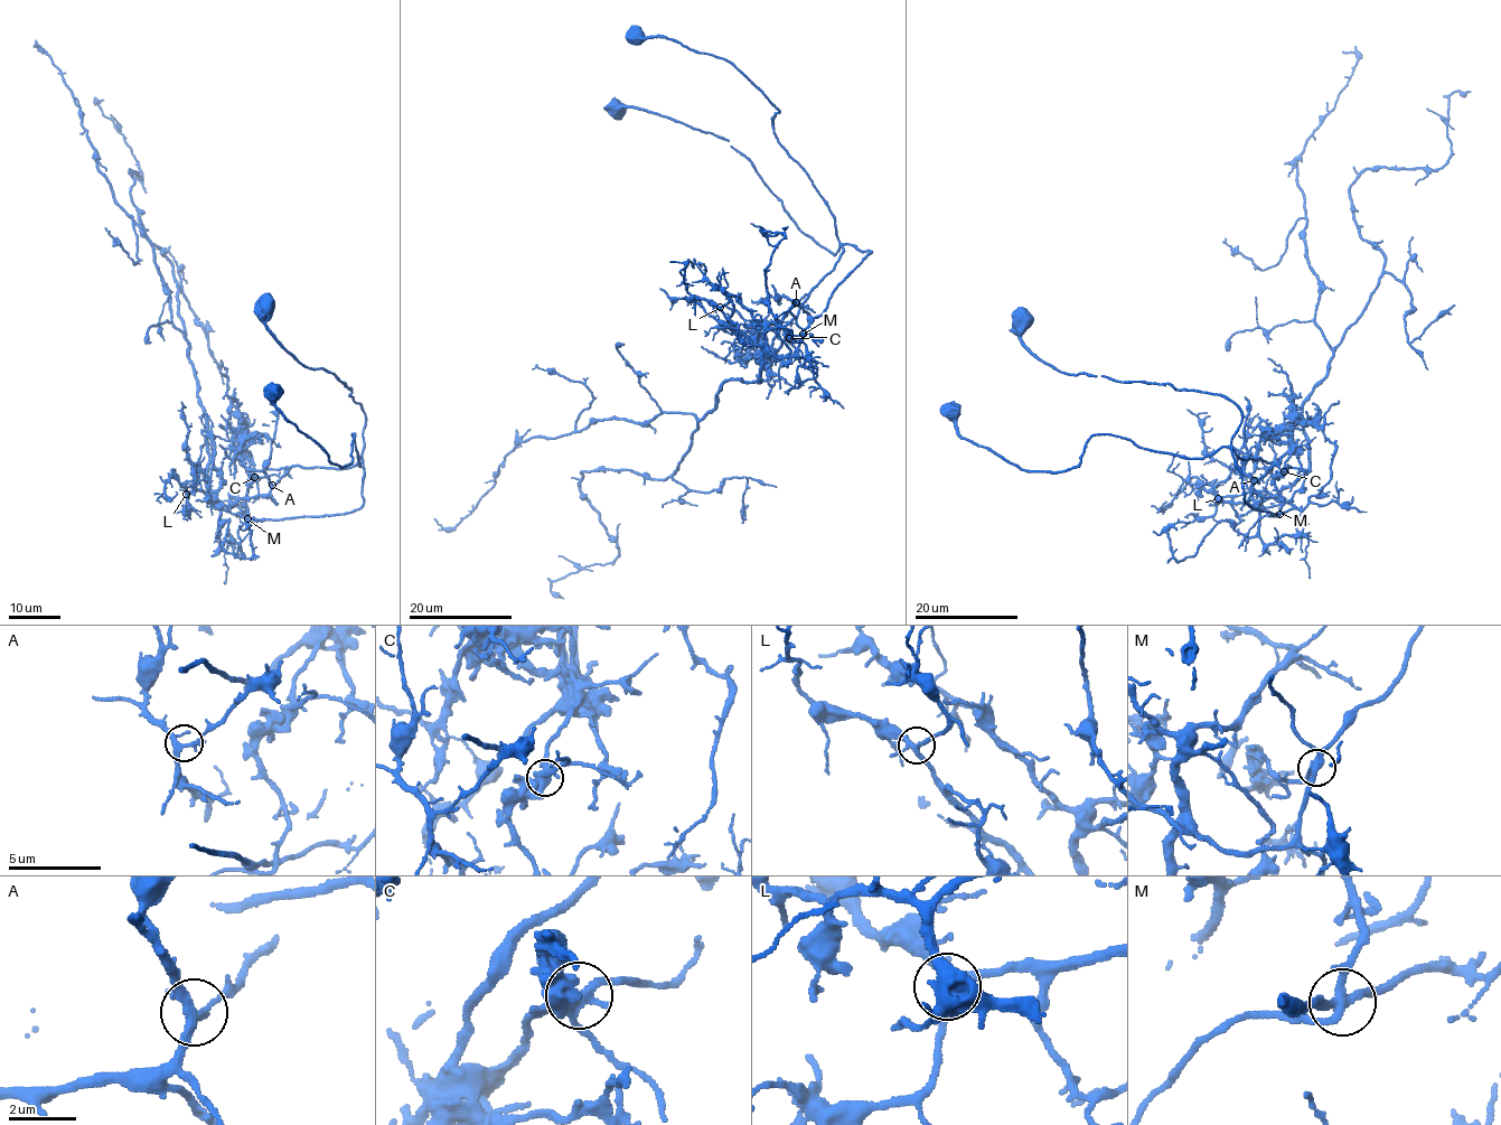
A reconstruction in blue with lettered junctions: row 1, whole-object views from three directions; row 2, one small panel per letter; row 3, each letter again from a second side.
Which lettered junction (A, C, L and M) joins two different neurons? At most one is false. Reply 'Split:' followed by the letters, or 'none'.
Split: M

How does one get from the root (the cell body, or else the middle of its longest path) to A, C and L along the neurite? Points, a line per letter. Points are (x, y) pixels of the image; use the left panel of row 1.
A: (265, 306), (283, 347), (334, 373), (366, 420), (358, 509), (251, 519), (214, 502), (272, 485)
C: (265, 306), (283, 347), (334, 373), (366, 421), (350, 467), (253, 470), (242, 458), (254, 477)
L: (265, 306), (262, 321), (283, 347), (334, 373), (360, 403), (363, 505), (251, 519), (202, 490), (186, 494)

